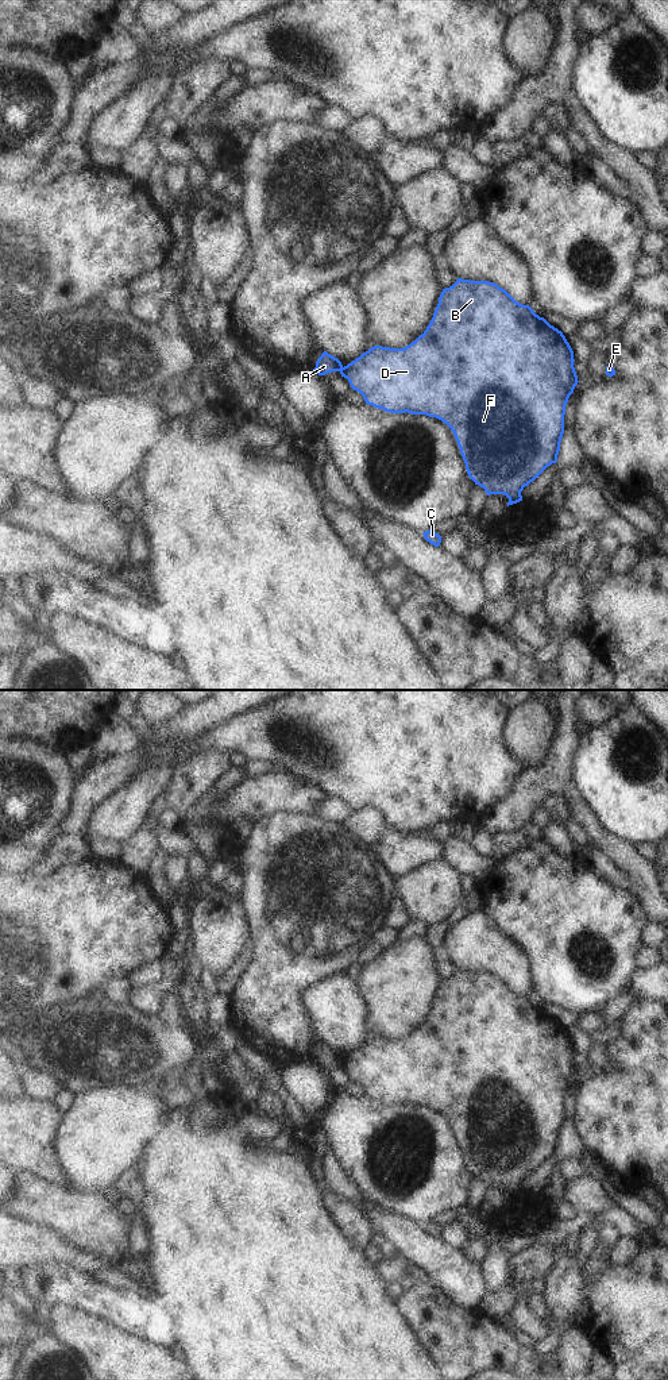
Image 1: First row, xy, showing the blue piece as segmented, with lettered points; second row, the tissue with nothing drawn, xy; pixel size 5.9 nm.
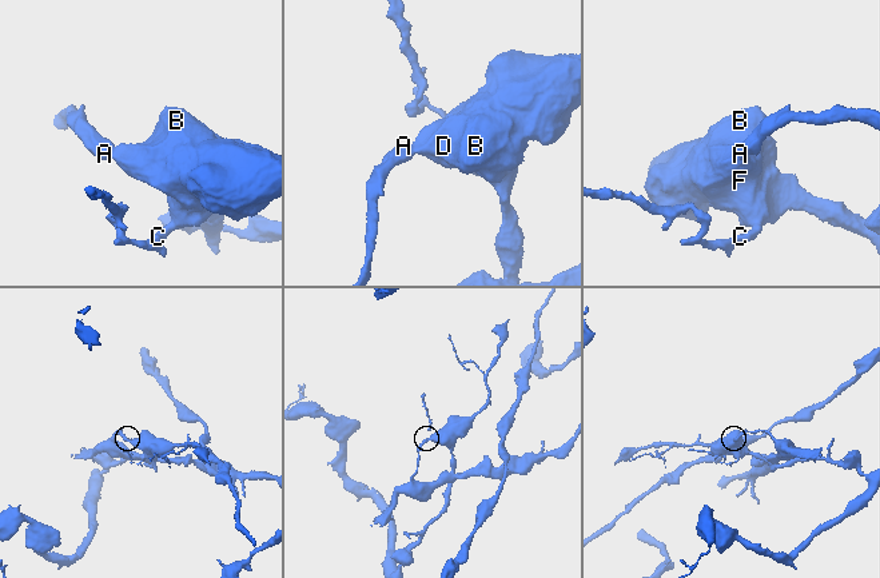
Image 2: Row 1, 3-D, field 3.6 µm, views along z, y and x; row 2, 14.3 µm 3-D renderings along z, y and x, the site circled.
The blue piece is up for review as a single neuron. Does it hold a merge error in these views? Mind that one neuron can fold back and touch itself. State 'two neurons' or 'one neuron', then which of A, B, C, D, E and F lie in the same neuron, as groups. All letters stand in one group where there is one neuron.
two neurons; A / B C D E F

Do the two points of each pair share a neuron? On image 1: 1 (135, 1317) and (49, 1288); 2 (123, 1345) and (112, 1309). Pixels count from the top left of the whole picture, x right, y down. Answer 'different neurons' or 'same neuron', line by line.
1: same neuron
2: different neurons

